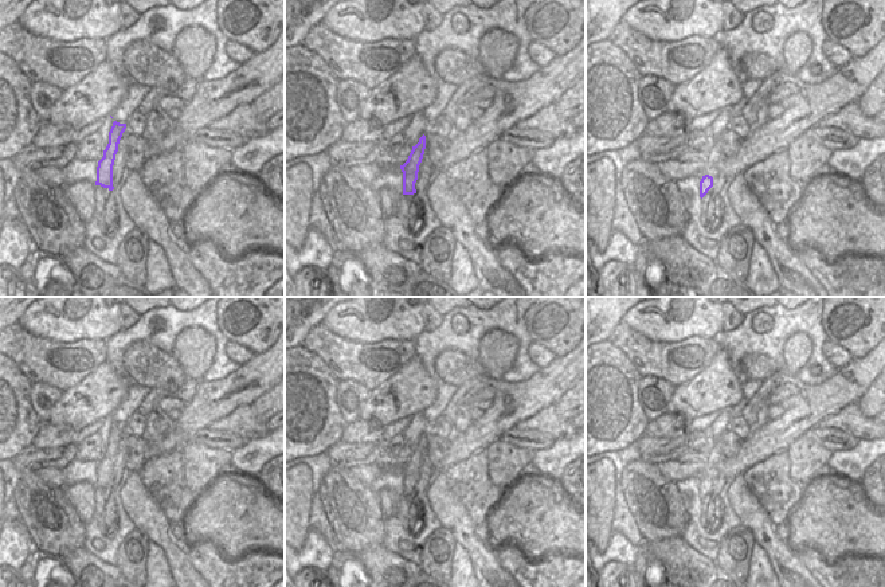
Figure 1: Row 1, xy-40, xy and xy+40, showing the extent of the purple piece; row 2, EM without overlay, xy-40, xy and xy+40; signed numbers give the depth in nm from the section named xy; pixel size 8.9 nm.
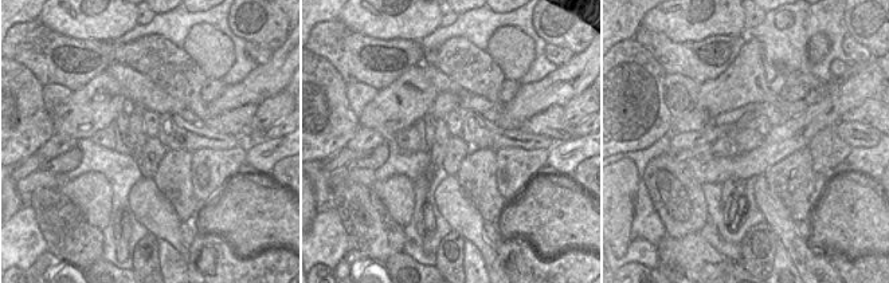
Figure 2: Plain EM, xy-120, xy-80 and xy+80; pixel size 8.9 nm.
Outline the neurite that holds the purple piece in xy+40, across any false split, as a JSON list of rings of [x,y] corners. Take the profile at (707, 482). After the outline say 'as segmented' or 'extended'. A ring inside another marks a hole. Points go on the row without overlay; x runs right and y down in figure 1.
[[[705,476],[700,482],[700,498],[704,502],[710,502],[714,492],[714,478]]]; extended

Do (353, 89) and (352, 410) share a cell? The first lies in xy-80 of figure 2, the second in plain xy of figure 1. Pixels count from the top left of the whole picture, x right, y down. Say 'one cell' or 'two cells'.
one cell

